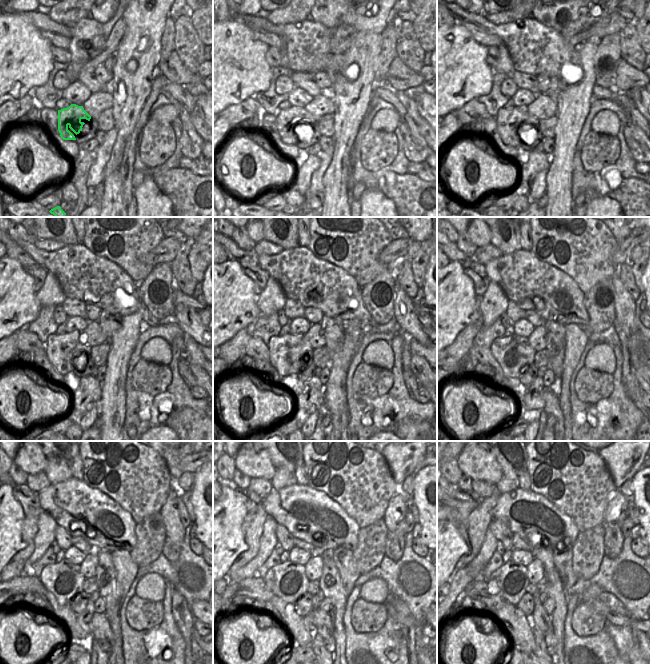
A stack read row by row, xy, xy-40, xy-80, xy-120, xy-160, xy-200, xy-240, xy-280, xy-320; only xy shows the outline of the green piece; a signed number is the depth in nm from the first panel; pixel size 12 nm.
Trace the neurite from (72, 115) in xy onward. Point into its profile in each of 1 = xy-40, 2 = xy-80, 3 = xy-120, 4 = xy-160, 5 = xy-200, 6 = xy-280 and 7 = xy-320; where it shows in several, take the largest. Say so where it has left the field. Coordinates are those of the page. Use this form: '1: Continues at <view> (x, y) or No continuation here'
1: Continues at xy-40 (296, 115)
2: Continues at xy-80 (509, 122)
3: Continues at xy-120 (65, 352)
4: Continues at xy-160 (288, 354)
5: Continues at xy-200 (514, 354)
6: Continues at xy-280 (287, 580)
7: Continues at xy-320 (511, 578)

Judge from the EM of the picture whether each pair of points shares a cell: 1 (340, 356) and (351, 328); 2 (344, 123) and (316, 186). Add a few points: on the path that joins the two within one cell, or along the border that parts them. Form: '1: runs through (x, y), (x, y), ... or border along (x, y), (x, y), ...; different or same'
1: runs through (346, 349), (351, 340), (351, 335); same
2: border along (333, 146), (332, 160), (324, 171); different

